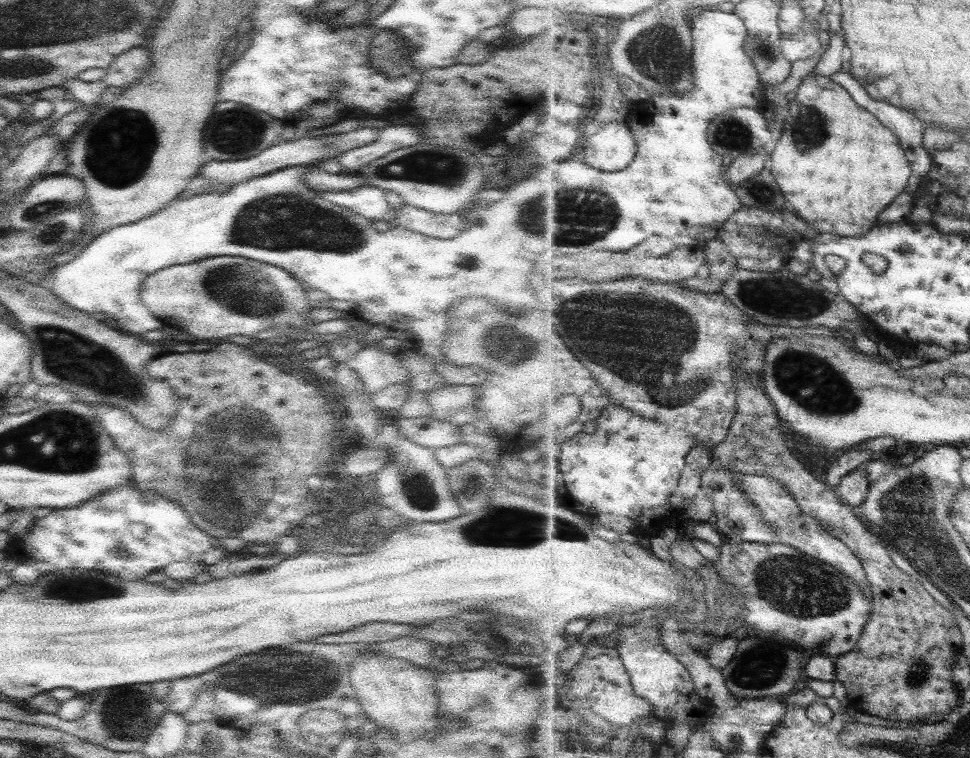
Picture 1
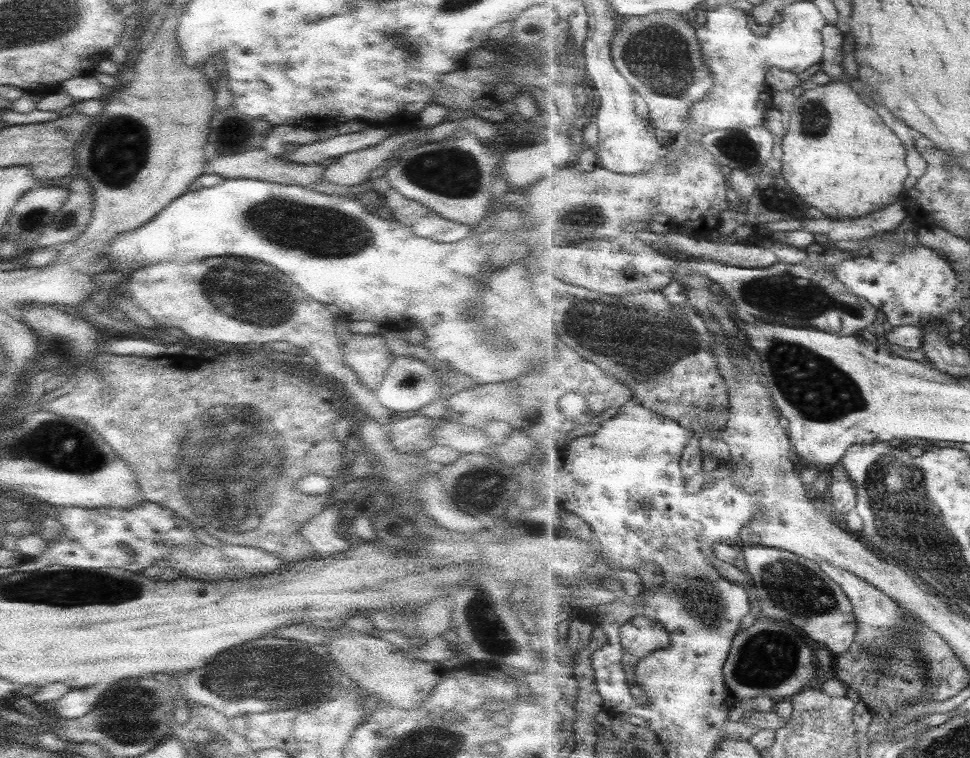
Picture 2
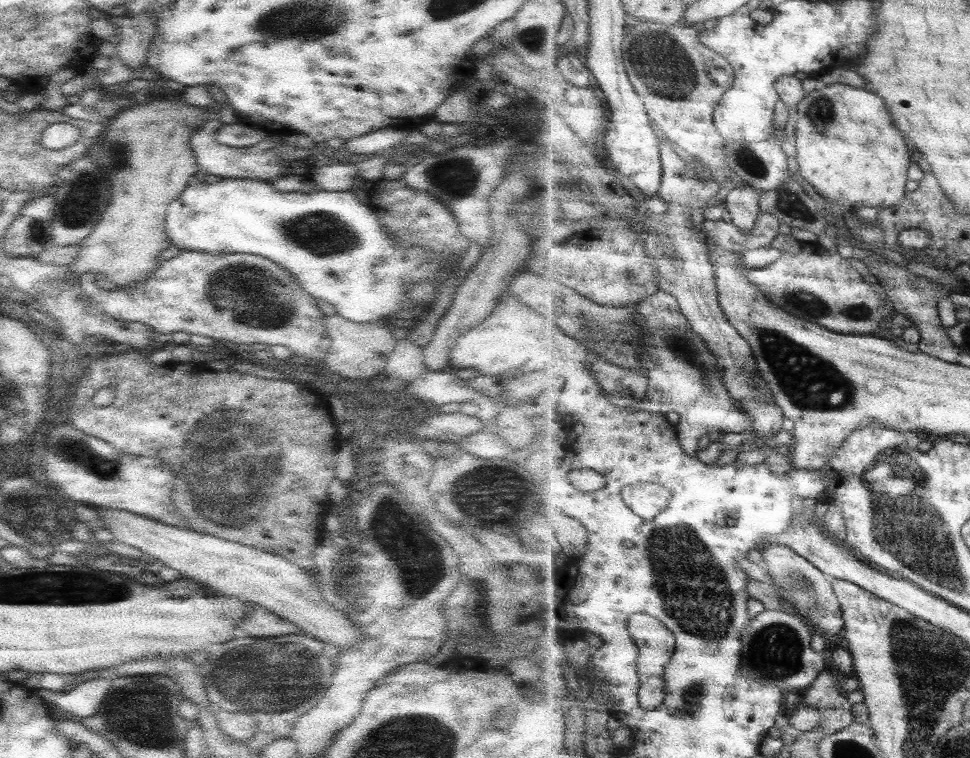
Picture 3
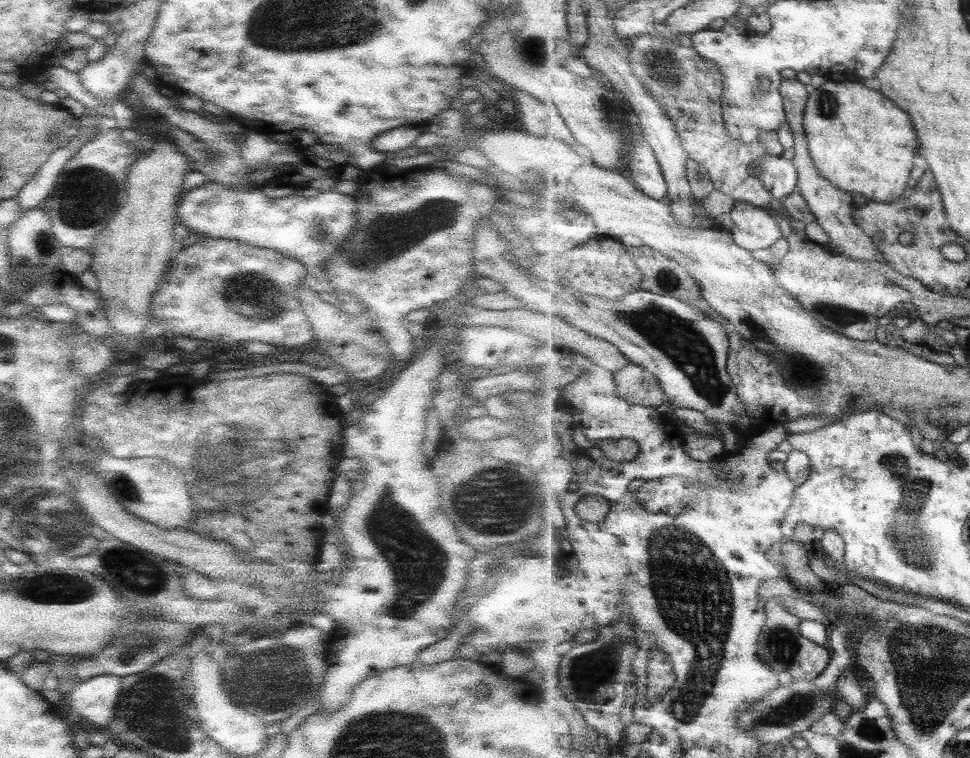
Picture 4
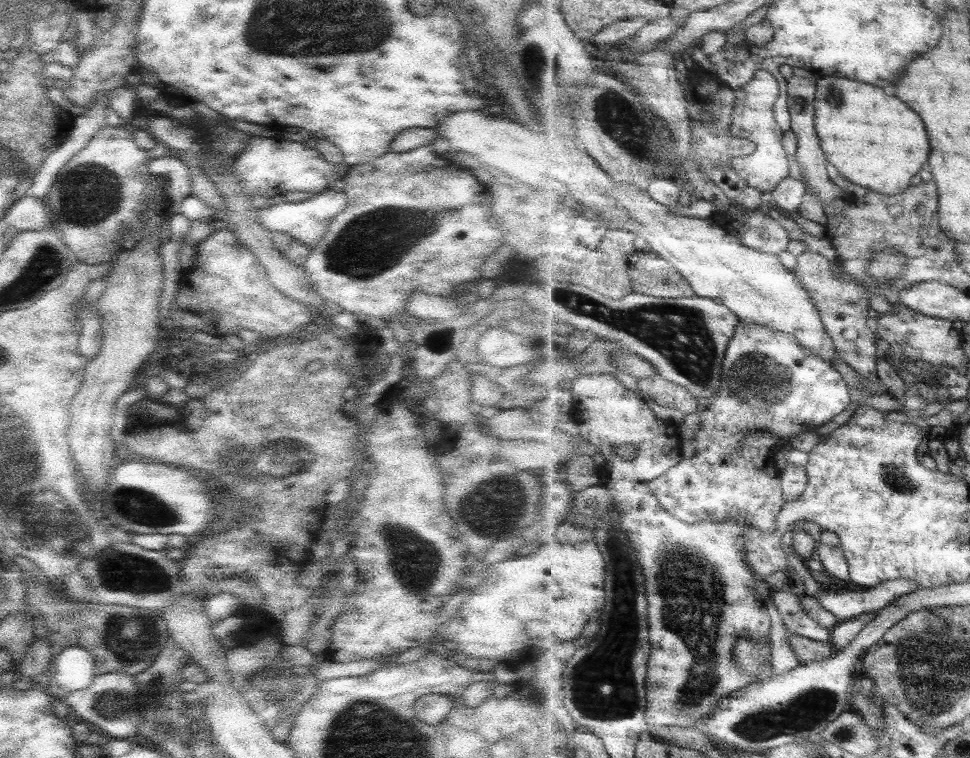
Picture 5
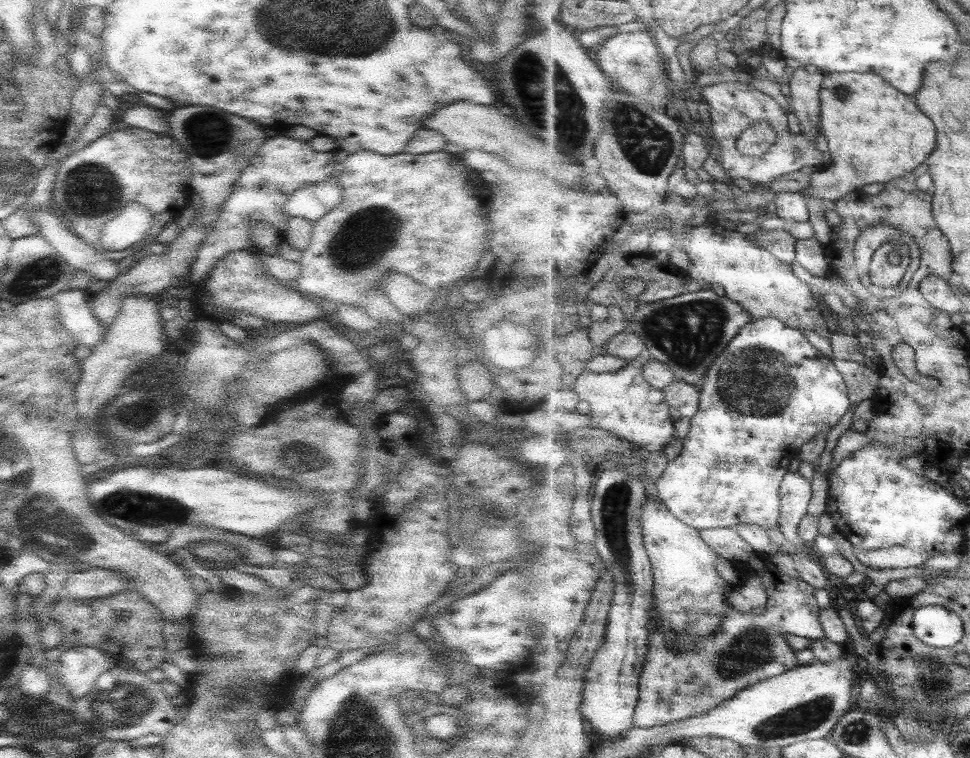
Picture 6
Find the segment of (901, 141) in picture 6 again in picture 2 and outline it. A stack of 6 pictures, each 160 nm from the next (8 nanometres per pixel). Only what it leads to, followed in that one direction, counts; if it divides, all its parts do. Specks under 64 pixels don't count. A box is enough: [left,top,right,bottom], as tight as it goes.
[779,82,910,220]

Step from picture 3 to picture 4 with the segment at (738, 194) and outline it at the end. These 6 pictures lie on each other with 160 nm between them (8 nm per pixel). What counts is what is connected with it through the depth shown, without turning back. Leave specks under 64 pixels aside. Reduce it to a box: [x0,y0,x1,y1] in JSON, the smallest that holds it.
[729,201,781,252]

